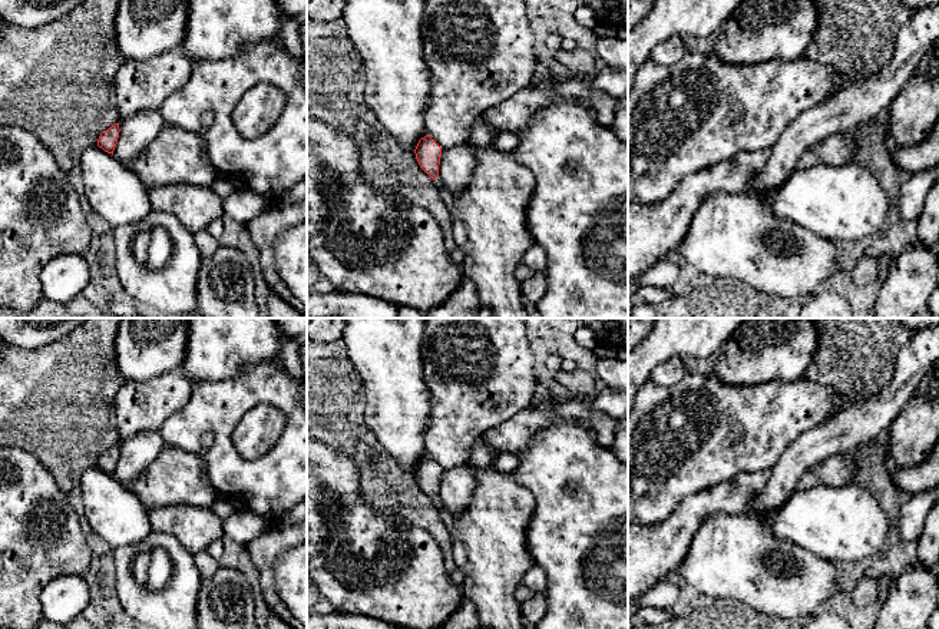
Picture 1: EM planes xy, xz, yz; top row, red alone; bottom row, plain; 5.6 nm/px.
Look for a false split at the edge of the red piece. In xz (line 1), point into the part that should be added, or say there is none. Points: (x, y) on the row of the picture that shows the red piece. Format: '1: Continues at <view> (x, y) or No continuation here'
1: Continues at xz (489, 217)

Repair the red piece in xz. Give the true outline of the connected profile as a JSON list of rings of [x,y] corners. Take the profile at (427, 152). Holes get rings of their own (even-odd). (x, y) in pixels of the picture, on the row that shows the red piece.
[[[482,116],[475,120],[467,145],[476,152],[476,166],[457,198],[449,195],[439,178],[442,148],[436,140],[426,135],[419,140],[414,153],[420,168],[437,185],[442,199],[452,213],[453,241],[466,254],[462,269],[475,282],[480,305],[492,311],[490,318],[530,318],[522,302],[520,284],[515,271],[525,252],[535,244],[526,222],[535,176],[509,152],[493,148],[499,132],[487,125]]]

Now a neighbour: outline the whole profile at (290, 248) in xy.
[[[307,221],[284,231],[272,246],[278,275],[307,305]]]

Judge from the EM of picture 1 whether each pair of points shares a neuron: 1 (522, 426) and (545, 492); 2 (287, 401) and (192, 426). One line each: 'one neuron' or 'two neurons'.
1: two neurons
2: one neuron

